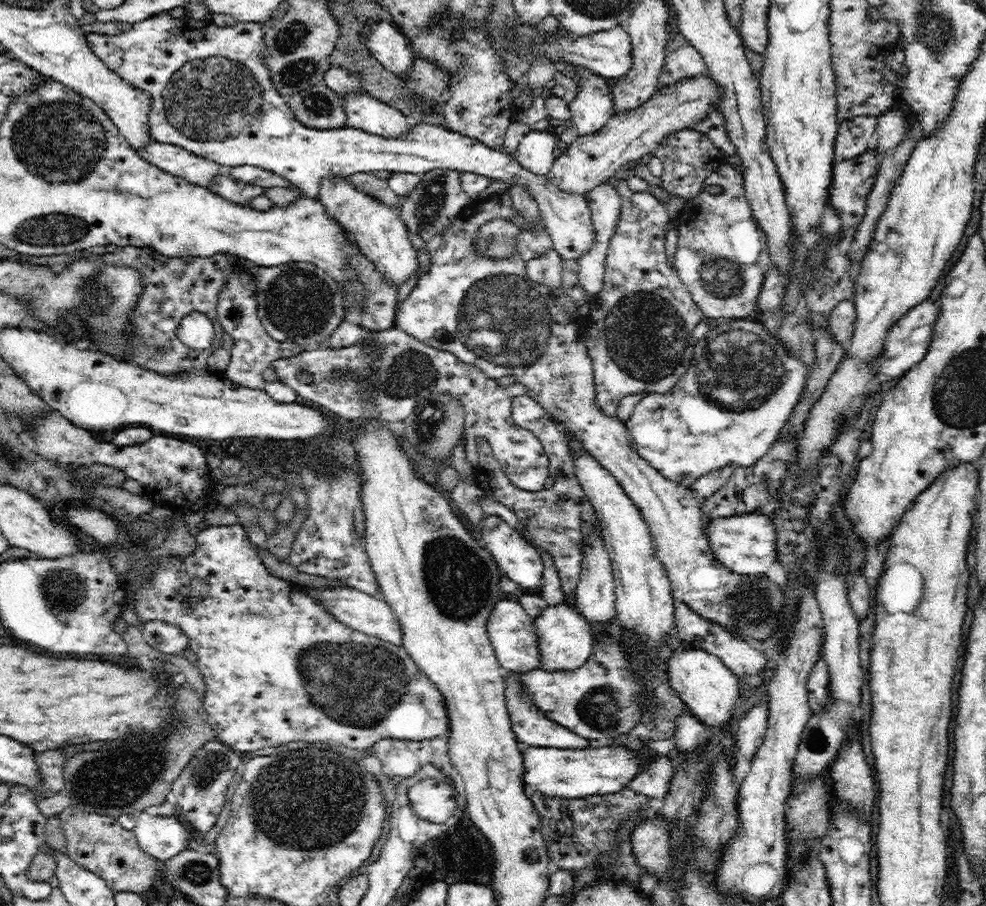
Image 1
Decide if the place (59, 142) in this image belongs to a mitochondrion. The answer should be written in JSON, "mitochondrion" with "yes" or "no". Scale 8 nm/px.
{"mitochondrion":"yes"}

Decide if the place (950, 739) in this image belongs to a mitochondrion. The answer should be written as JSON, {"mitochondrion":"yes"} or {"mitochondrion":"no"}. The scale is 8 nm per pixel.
{"mitochondrion":"no"}

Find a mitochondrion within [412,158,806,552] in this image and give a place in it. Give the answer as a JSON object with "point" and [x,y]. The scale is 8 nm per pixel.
{"point":[501,319]}

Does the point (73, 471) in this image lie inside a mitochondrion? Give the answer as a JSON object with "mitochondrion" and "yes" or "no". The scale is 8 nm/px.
{"mitochondrion":"no"}

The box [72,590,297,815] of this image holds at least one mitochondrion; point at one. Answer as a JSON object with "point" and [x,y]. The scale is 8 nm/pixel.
{"point":[212,766]}

